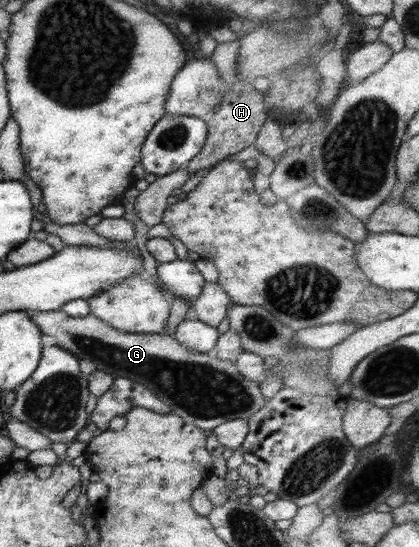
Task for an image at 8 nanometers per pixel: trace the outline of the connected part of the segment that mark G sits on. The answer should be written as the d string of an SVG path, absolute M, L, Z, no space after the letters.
M63 311L29 313L30 320L36 324L40 334L56 339L56 346L71 353L77 360L88 360L94 364L98 371L109 373L113 378L125 377L145 386L155 393L155 397L165 403L170 409L169 413L180 417L190 425L200 430L212 431L218 425L230 420L247 420L257 413L267 402L260 394L259 385L240 375L233 362L220 360L213 353L196 353L176 341L173 336L166 333L126 333L111 328L109 324L88 314L84 317L70 317Z

